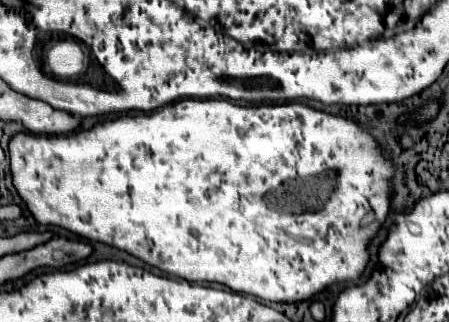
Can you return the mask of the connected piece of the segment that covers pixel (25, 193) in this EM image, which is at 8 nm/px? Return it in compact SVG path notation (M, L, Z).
M182 98L166 104L150 114L120 116L110 122L80 130L68 136L30 136L18 134L10 140L10 168L16 190L28 204L30 212L40 224L62 226L94 242L106 242L120 250L138 256L140 260L160 268L162 272L186 278L220 282L236 292L246 292L270 302L298 302L310 300L326 286L342 280L356 280L368 262L366 244L388 214L390 178L394 174L392 162L382 156L370 136L346 118L330 116L326 112L308 108L304 104L276 104L276 106L238 106L230 100L192 100Z

